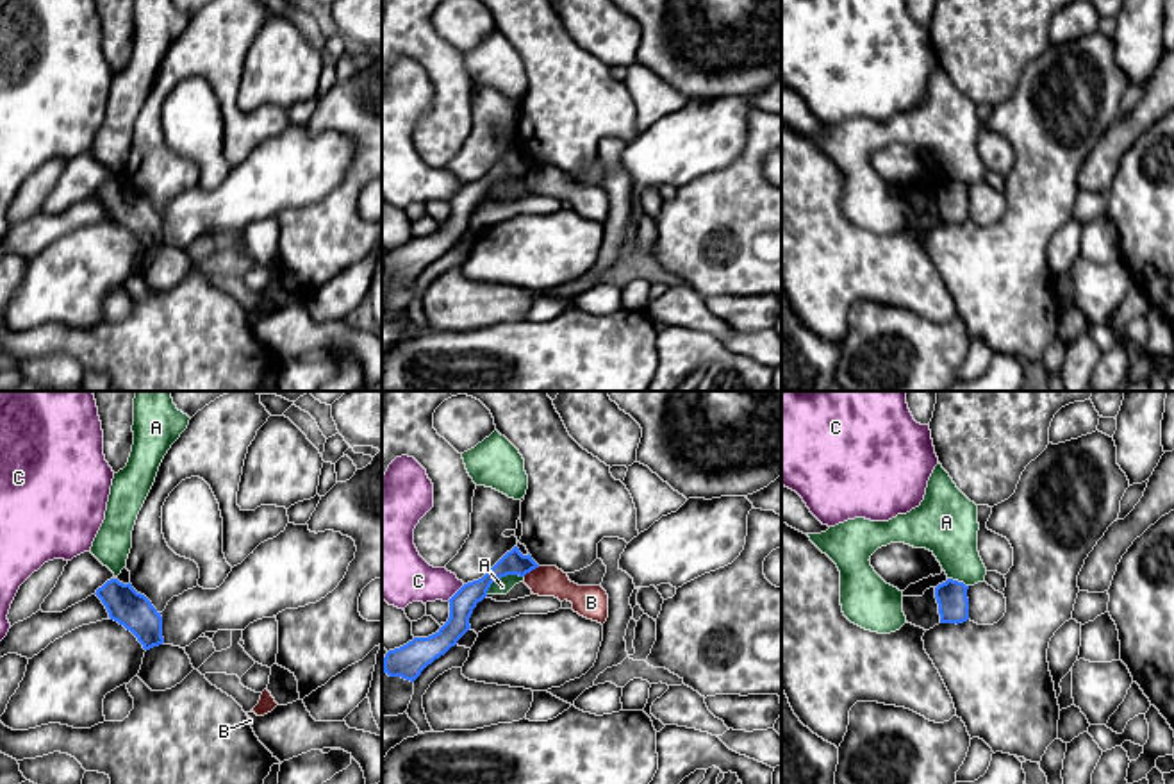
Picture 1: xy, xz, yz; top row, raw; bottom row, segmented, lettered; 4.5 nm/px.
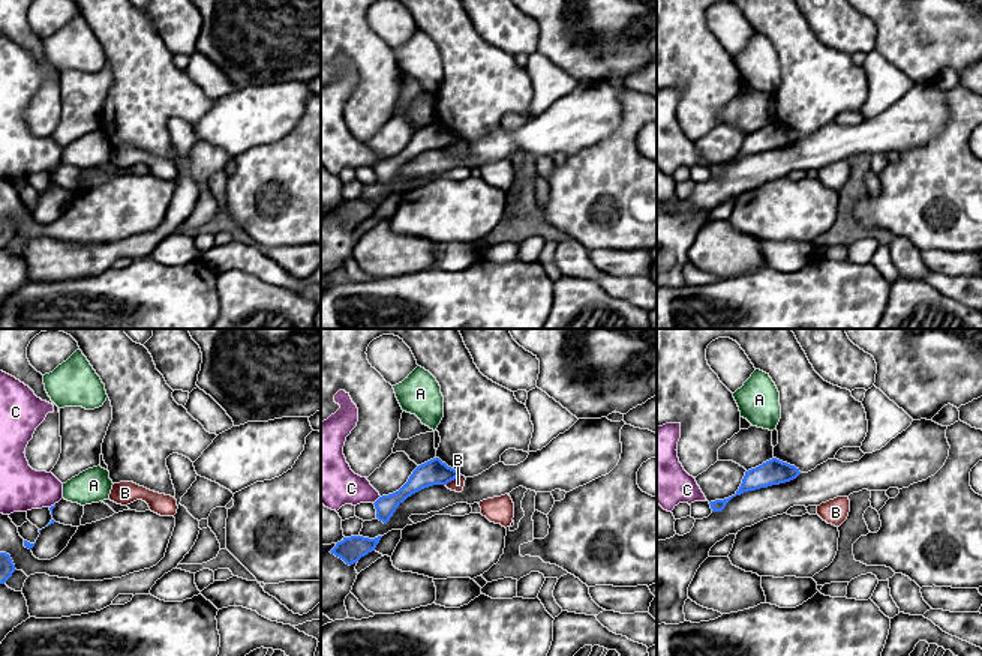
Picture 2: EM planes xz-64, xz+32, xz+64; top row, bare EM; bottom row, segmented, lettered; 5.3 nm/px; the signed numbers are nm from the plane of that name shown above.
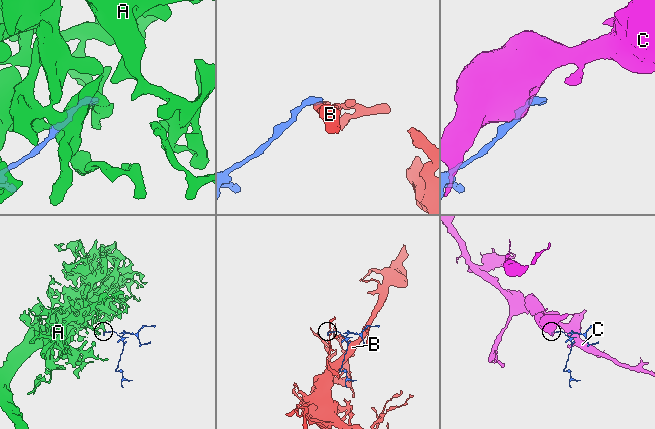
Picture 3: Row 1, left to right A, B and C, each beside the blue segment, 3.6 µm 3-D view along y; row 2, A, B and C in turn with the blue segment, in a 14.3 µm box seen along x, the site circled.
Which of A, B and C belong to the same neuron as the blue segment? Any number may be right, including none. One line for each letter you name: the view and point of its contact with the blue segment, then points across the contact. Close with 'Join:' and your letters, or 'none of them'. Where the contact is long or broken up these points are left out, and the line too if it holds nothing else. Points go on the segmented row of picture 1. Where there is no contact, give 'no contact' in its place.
Join: none of them

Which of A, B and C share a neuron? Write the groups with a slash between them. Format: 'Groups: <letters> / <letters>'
Groups: A / B / C

